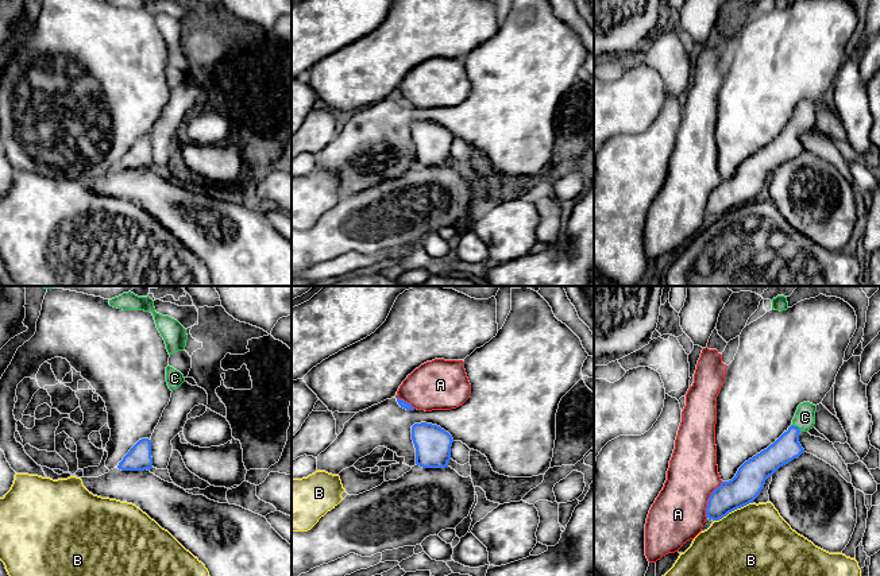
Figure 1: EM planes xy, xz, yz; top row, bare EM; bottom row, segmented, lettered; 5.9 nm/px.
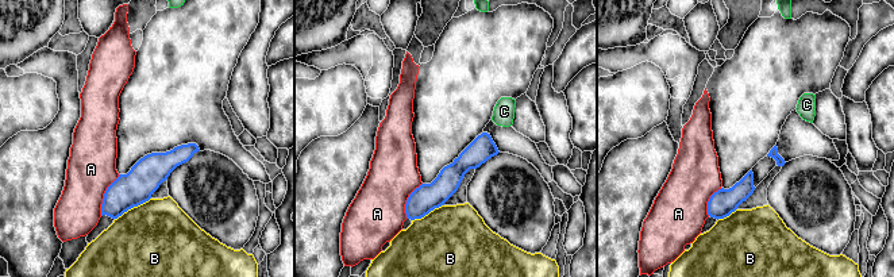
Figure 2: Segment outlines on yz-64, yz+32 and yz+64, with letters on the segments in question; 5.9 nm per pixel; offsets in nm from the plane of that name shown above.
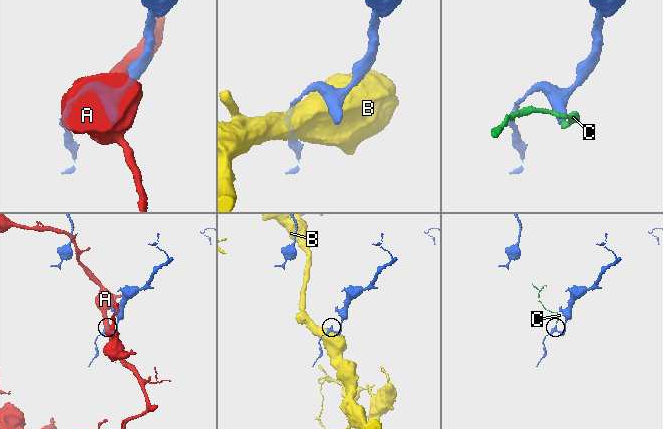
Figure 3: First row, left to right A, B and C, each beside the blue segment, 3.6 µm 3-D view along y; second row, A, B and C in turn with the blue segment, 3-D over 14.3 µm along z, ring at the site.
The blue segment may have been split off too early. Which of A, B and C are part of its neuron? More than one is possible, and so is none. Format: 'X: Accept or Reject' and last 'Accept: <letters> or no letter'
A: Reject
B: Reject
C: Accept
Accept: C

